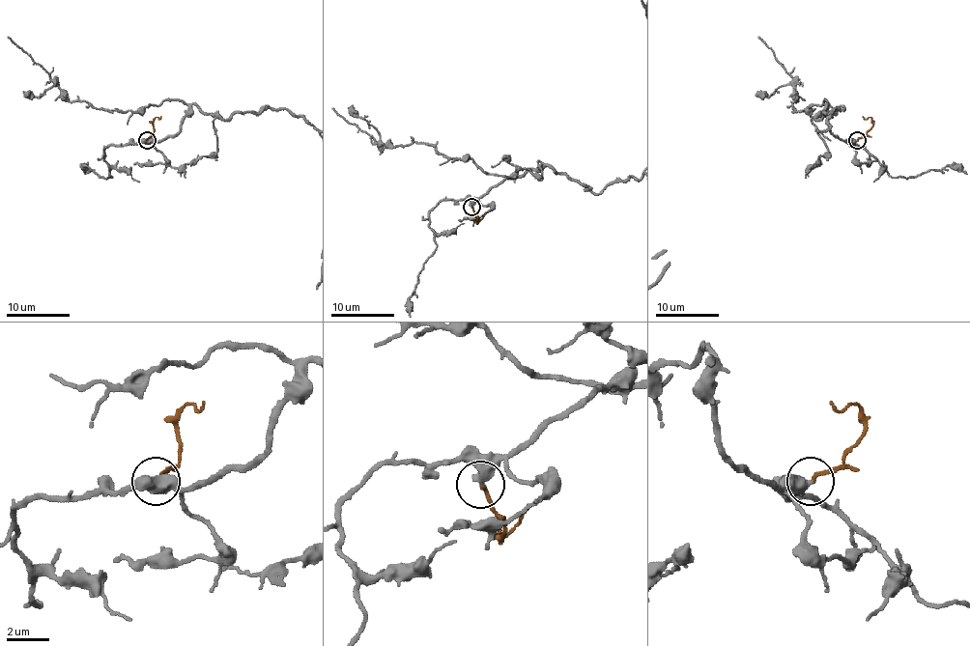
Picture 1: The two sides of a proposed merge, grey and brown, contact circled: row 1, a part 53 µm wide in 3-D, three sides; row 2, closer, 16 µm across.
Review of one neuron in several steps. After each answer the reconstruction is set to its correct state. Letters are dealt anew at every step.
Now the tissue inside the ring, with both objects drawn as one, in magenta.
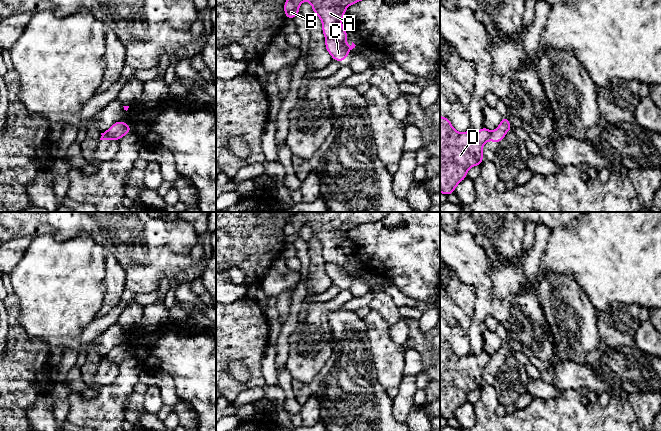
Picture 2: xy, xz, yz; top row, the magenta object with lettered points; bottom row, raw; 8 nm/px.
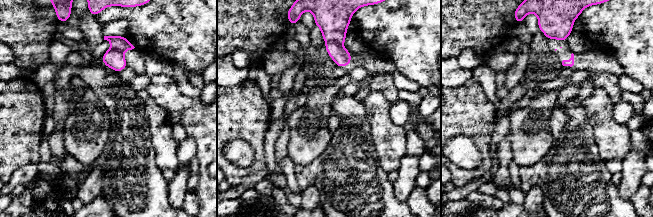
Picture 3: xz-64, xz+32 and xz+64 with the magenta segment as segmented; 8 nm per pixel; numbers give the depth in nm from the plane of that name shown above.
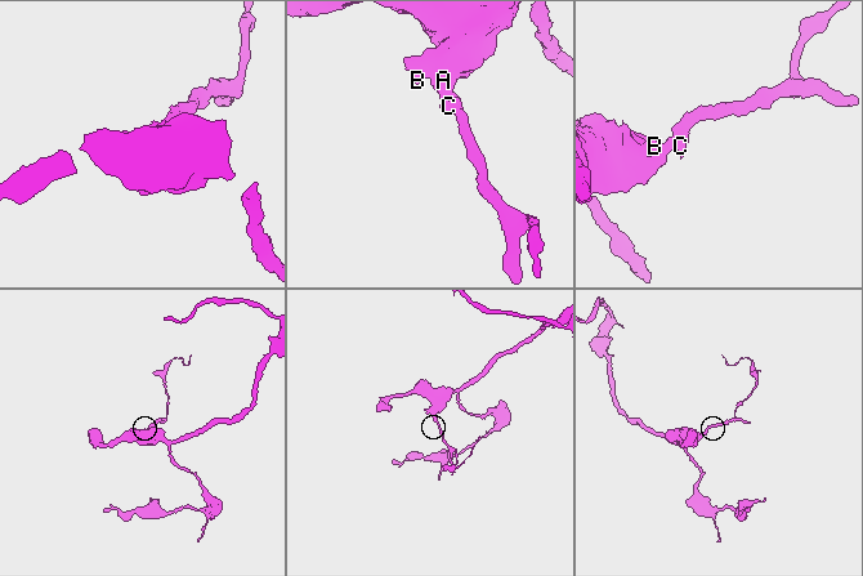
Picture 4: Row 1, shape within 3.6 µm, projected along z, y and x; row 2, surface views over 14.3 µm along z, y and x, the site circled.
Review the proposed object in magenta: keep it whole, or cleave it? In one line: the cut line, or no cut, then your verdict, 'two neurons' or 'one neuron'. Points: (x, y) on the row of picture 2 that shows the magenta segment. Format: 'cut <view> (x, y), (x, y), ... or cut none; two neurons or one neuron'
cut xz (326, 37), (333, 38), (344, 44); two neurons

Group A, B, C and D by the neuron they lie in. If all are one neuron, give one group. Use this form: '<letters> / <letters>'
A B D / C

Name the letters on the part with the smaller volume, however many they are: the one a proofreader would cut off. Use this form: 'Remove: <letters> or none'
Remove: C

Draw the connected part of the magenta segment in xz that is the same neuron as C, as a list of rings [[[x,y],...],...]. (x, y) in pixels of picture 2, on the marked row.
[[[326,38],[325,47],[332,59],[338,62],[345,60],[350,53],[348,46],[330,38]]]

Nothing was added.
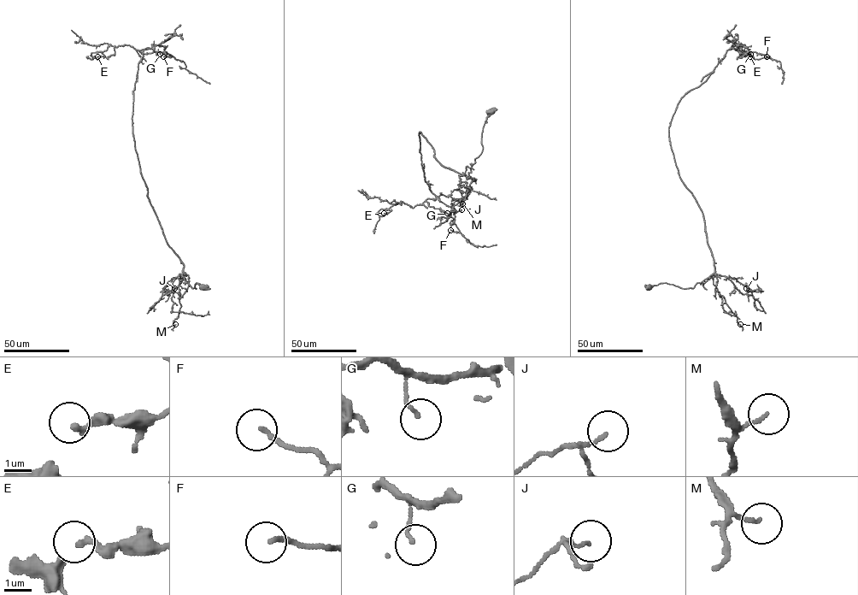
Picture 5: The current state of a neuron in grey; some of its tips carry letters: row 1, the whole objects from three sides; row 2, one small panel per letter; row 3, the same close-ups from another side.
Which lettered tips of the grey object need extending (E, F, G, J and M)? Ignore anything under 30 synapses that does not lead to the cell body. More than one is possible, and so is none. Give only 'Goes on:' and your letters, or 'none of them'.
Goes on: none of them

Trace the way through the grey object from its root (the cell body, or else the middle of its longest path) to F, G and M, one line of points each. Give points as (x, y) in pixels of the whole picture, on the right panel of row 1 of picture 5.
F: (649, 286), (693, 288), (714, 271), (702, 214), (670, 144), (678, 103), (727, 50), (766, 56)
G: (649, 286), (693, 288), (714, 271), (702, 214), (679, 176), (668, 127), (680, 99), (727, 50), (750, 54)
M: (649, 286), (667, 283), (683, 288), (693, 288), (713, 273), (713, 284), (740, 324)

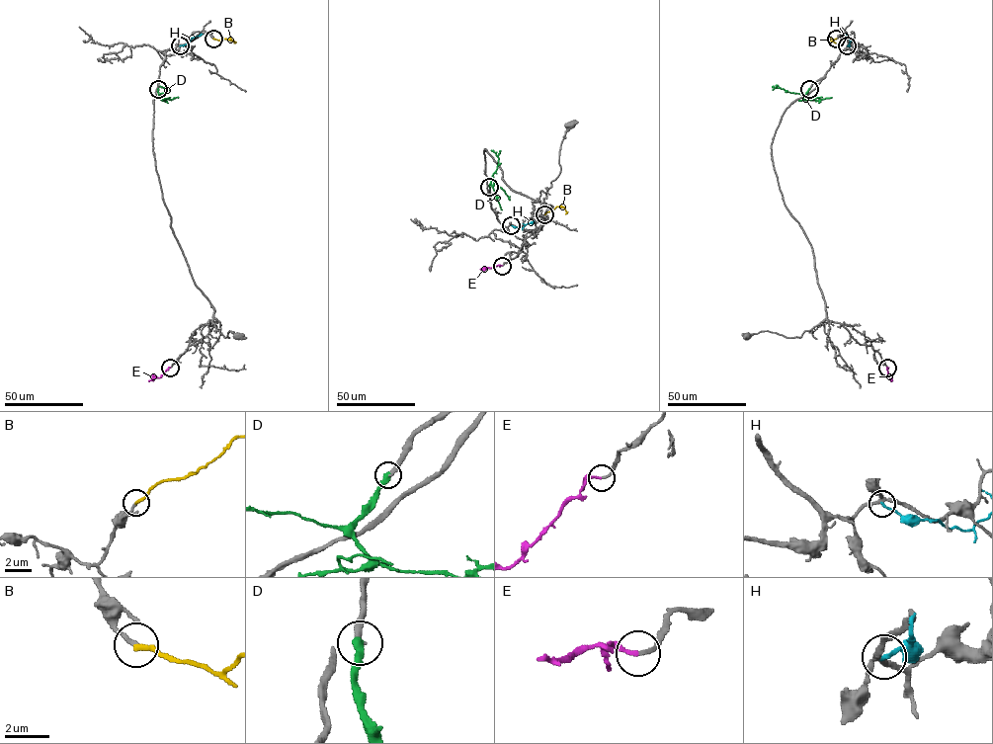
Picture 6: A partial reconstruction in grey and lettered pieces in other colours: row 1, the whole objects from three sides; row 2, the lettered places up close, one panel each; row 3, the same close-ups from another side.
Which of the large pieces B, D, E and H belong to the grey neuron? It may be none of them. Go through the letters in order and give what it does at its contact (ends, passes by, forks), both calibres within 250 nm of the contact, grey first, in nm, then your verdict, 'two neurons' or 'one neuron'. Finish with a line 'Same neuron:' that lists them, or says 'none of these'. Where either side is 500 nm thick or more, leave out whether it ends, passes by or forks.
B: it ends; calibres 180 and 240 nm; one neuron
D: it ends; calibres 280 and 440 nm; one neuron
E: it ends; calibres 190 and 170 nm; one neuron
H: it ends; calibres 200 and 170 nm; two neurons
Same neuron: B, D, E

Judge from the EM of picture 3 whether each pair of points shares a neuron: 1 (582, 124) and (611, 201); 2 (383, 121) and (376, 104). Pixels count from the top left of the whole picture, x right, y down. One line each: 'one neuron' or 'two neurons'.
1: one neuron
2: one neuron

